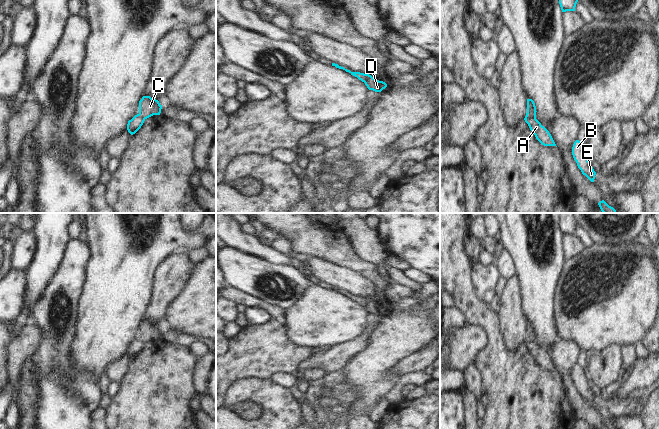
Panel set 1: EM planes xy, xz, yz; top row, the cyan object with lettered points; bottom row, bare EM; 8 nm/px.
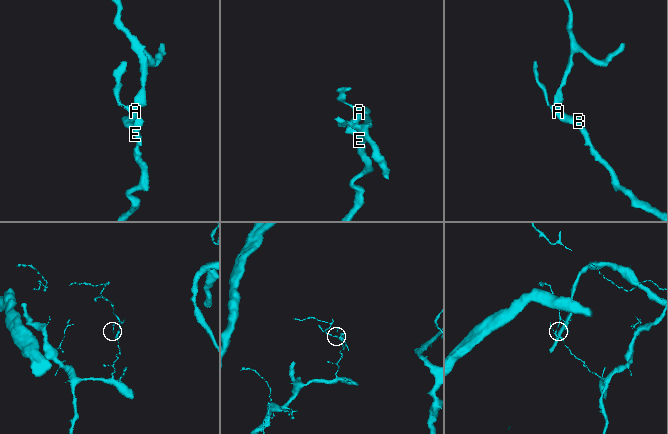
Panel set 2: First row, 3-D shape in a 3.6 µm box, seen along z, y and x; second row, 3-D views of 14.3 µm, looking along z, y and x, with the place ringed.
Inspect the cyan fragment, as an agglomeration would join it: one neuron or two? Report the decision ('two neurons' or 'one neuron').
two neurons

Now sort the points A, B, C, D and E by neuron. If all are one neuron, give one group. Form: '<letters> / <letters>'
A B E / C D

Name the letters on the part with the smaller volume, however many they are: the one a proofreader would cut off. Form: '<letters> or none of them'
C, D

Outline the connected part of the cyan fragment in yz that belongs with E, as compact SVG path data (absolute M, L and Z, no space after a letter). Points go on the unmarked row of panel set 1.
M576 364L573 368L572 379L582 398L585 399L591 406L594 406L596 396L587 383L589 377L585 375L584 368L582 368L579 364Z

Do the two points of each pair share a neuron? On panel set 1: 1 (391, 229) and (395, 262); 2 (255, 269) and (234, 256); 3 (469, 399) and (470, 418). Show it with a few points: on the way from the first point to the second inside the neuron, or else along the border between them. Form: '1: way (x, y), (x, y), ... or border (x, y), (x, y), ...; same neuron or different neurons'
1: border (389, 253), (403, 259), (411, 267); different neurons
2: way (250, 269), (247, 269), (239, 261); same neuron
3: way (470, 404), (470, 413); same neuron

